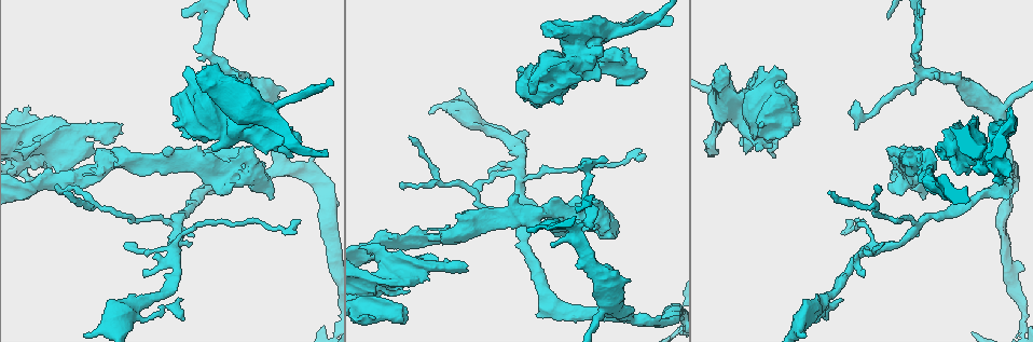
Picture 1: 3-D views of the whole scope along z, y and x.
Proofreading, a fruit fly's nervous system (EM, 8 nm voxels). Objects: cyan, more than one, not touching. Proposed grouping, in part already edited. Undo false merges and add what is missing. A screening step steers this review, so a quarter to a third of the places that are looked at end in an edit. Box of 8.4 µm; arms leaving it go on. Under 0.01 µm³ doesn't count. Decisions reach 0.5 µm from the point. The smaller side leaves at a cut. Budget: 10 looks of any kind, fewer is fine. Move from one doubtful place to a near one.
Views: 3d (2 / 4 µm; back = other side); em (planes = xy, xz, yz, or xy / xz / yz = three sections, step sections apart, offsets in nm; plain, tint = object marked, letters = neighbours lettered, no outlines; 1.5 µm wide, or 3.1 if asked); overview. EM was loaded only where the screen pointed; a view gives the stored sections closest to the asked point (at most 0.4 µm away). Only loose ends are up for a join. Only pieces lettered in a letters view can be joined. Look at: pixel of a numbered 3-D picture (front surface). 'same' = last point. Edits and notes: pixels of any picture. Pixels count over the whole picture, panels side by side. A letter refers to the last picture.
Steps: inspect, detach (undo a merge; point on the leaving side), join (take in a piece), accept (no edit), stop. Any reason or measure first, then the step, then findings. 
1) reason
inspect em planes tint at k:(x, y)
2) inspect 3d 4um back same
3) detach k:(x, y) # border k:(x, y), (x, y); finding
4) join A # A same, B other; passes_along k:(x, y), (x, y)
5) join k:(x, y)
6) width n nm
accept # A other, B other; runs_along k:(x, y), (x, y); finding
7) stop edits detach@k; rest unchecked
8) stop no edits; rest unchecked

free end
inspect em planes letters at 1:(407, 317)

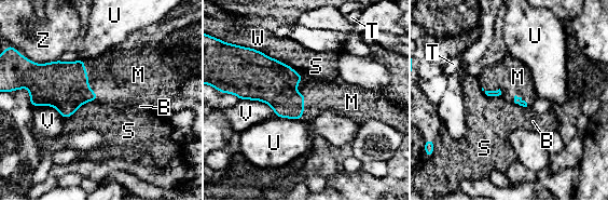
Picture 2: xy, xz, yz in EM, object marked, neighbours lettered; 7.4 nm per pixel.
join M # B other, M same, S other, T other, U other, V other, W other, Z other; passes_along 2:(64, 85), (87, 77), (120, 69); it goes on there

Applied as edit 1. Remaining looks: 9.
inspect overview

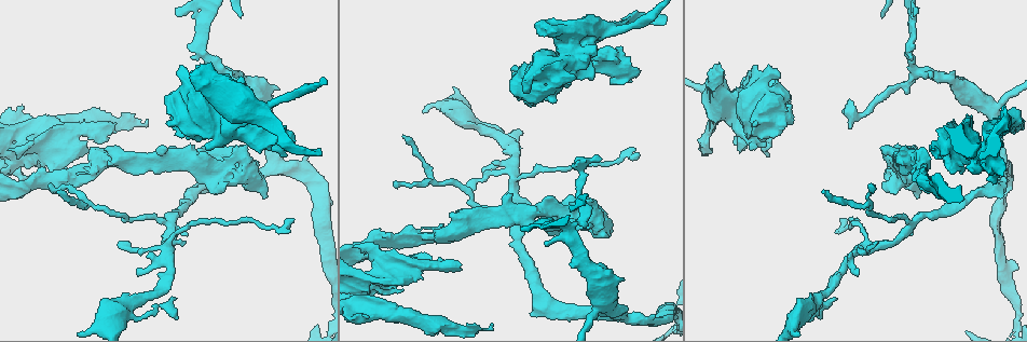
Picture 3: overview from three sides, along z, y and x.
free end
inspect em planes letters at 3:(545, 246)

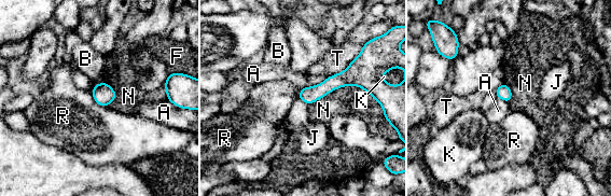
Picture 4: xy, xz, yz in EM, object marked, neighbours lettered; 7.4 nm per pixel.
longest_contact N 500 nm
accept # A other, B other, F other, J other, K other, N other, R other, T other; none of them fits

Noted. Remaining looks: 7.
tapers out
inspect em planes letters at 3:(600, 158)

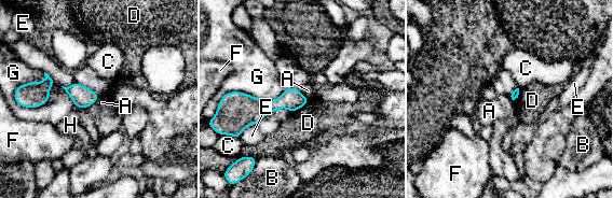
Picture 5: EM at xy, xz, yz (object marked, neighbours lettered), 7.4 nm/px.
accept # A other, B other, C other, D other, E other, F other, G other, H other; border 5:(100, 96), (87, 108); no lettered piece goes on from it

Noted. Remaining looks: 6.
free end
inspect em xz step 4 letters at 3:(59, 191)

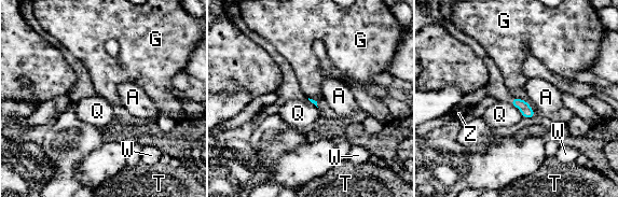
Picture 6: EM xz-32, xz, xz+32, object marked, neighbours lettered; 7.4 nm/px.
inspect em planes letters same

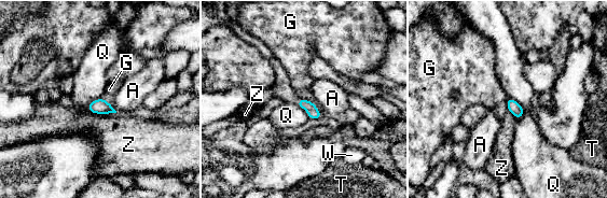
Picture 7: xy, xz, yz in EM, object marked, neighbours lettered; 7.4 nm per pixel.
accept # A other, G other, Q other, T other, W other, Z other; border 7:(509, 97), (523, 110), (518, 119); none of them fits

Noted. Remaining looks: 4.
stop edits join@2; rest unchecked

